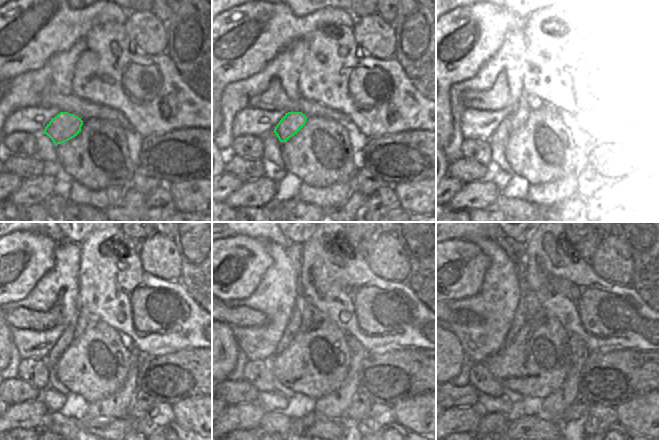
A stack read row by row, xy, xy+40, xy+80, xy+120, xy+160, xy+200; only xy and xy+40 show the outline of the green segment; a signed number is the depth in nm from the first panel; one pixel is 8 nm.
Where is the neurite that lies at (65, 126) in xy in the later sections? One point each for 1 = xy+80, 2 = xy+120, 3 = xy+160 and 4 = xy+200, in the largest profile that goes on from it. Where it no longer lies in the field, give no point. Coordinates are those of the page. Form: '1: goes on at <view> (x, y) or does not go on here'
1: goes on at xy+80 (525, 104)
2: goes on at xy+120 (85, 320)
3: goes on at xy+160 (311, 315)
4: goes on at xy+200 (533, 306)

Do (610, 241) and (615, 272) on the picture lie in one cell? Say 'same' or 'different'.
same

